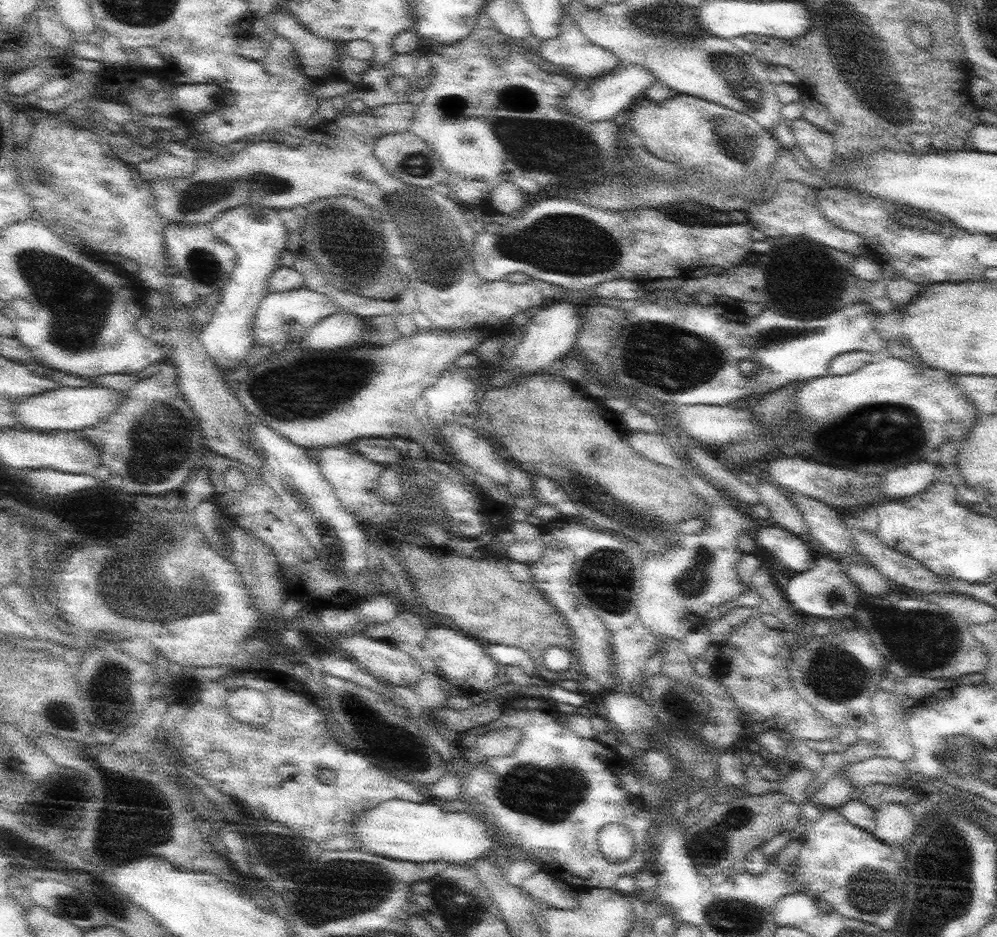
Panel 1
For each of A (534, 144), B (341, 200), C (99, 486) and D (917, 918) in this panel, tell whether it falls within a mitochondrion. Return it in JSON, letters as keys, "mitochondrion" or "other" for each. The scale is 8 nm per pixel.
{"A":"mitochondrion","B":"other","C":"other","D":"other"}

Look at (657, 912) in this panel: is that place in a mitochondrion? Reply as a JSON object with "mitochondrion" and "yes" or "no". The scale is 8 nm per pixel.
{"mitochondrion":"no"}

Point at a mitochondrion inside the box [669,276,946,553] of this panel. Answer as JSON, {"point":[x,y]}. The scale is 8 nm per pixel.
{"point":[906,424]}

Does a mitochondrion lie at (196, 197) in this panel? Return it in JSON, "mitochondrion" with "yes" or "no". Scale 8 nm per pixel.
{"mitochondrion":"yes"}

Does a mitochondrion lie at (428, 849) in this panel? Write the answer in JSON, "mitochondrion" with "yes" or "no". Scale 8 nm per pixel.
{"mitochondrion":"no"}

